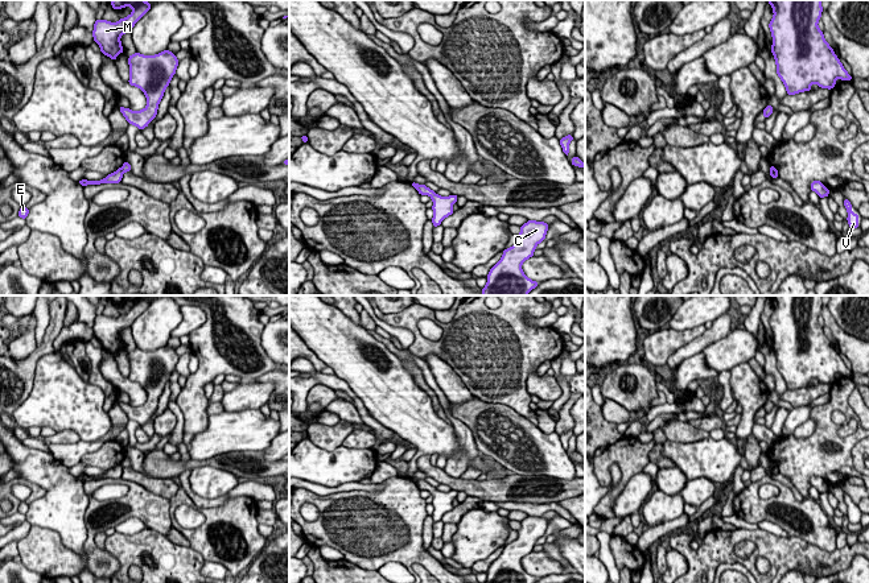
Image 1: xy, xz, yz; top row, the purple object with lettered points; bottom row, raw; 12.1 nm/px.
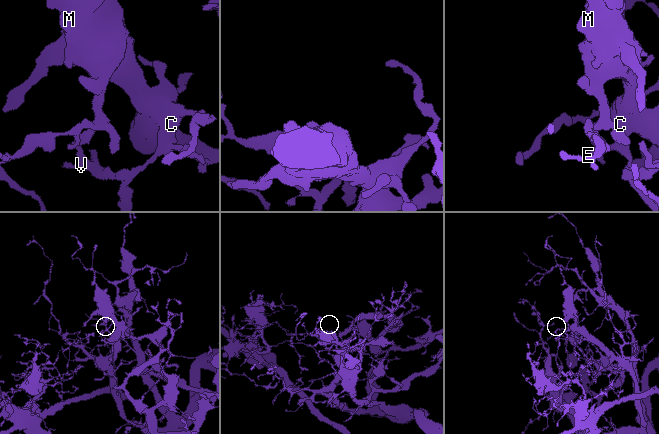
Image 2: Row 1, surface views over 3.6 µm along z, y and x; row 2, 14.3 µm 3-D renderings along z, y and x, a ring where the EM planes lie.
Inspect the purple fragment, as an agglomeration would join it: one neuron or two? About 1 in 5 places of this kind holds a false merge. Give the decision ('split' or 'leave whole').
split

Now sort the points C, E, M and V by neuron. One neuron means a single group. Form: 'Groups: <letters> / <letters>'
Groups: C M V / E

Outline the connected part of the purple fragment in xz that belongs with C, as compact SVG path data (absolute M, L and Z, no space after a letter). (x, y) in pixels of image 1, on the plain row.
M528 516L520 521L518 538L503 546L502 554L490 565L485 583L536 583L522 566L522 559L534 551L536 541L544 537L548 520Z

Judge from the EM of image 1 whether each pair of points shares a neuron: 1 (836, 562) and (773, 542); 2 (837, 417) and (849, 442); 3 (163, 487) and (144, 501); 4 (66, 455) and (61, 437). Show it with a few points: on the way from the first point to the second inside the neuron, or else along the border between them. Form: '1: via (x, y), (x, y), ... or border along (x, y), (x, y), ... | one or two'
1: via (820, 562), (789, 553) | one
2: border along (835, 409), (832, 421), (837, 426) | two
3: border along (127, 479), (168, 499) | two
4: border along (79, 439), (71, 443), (53, 443) | two

